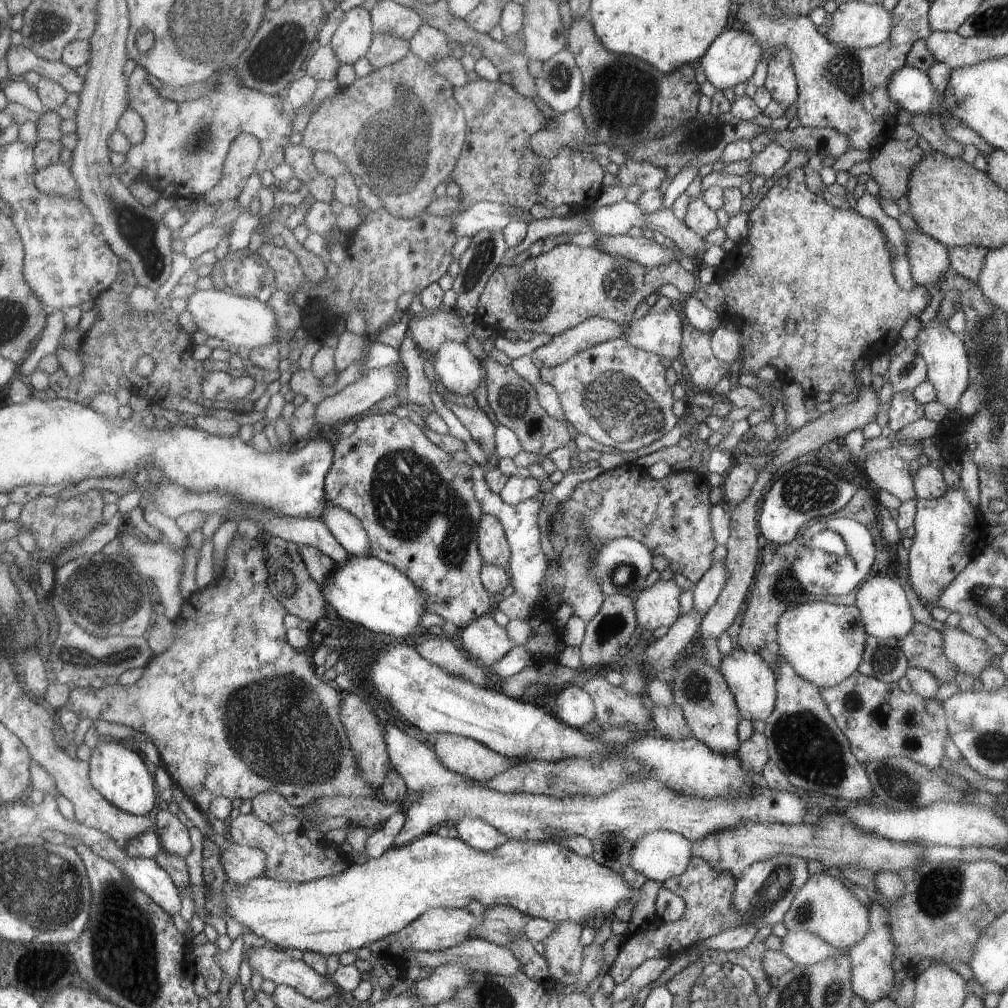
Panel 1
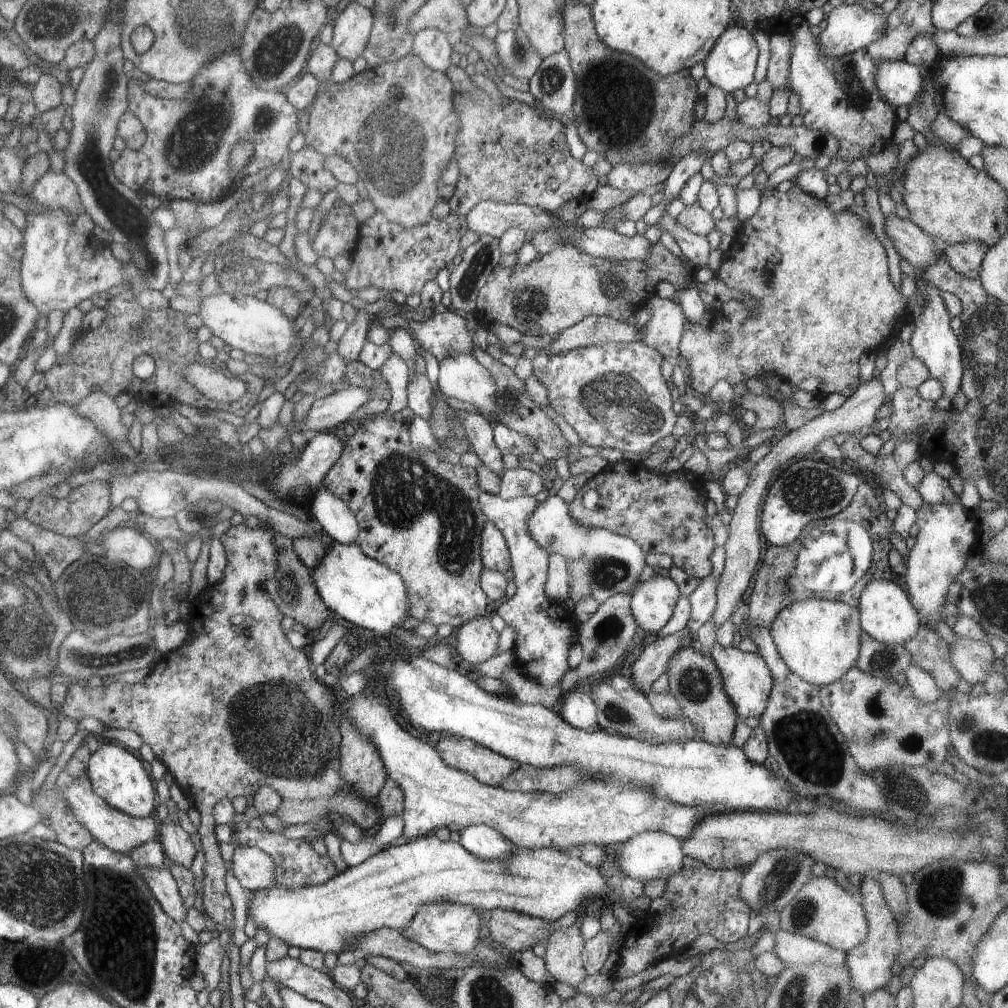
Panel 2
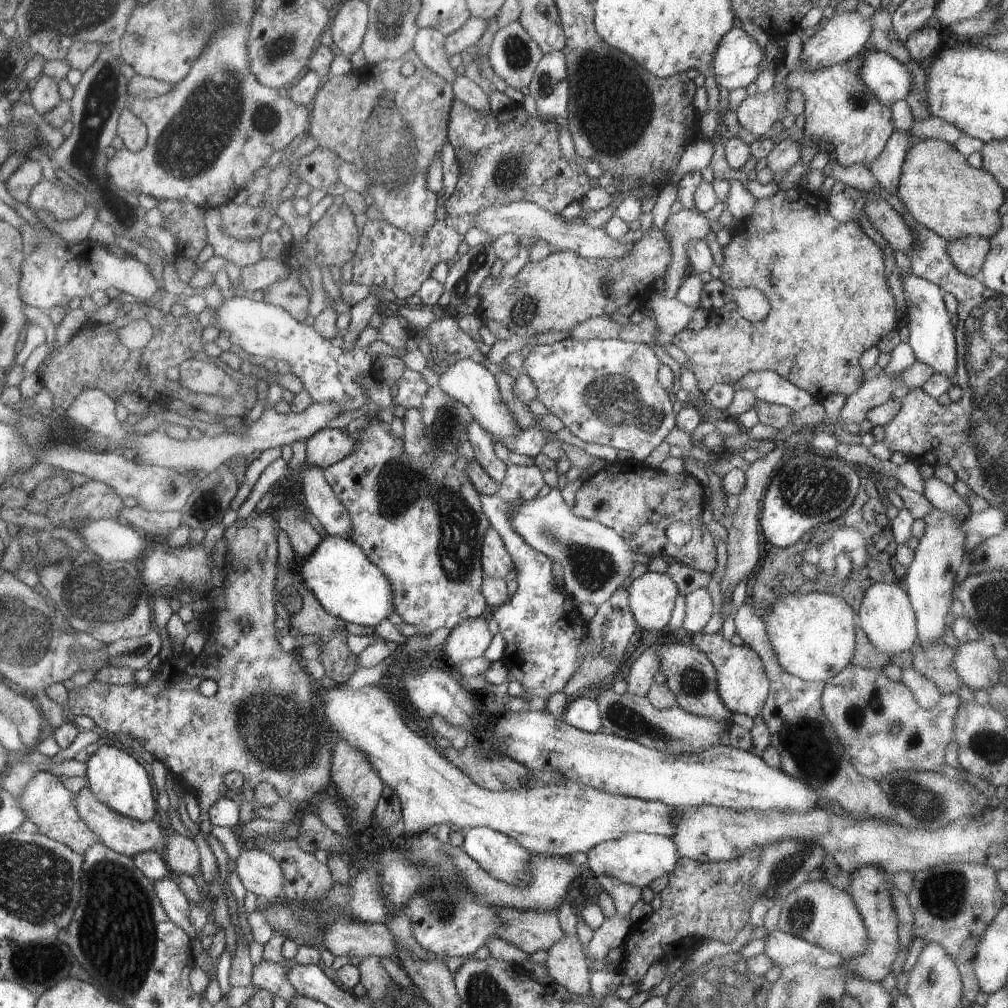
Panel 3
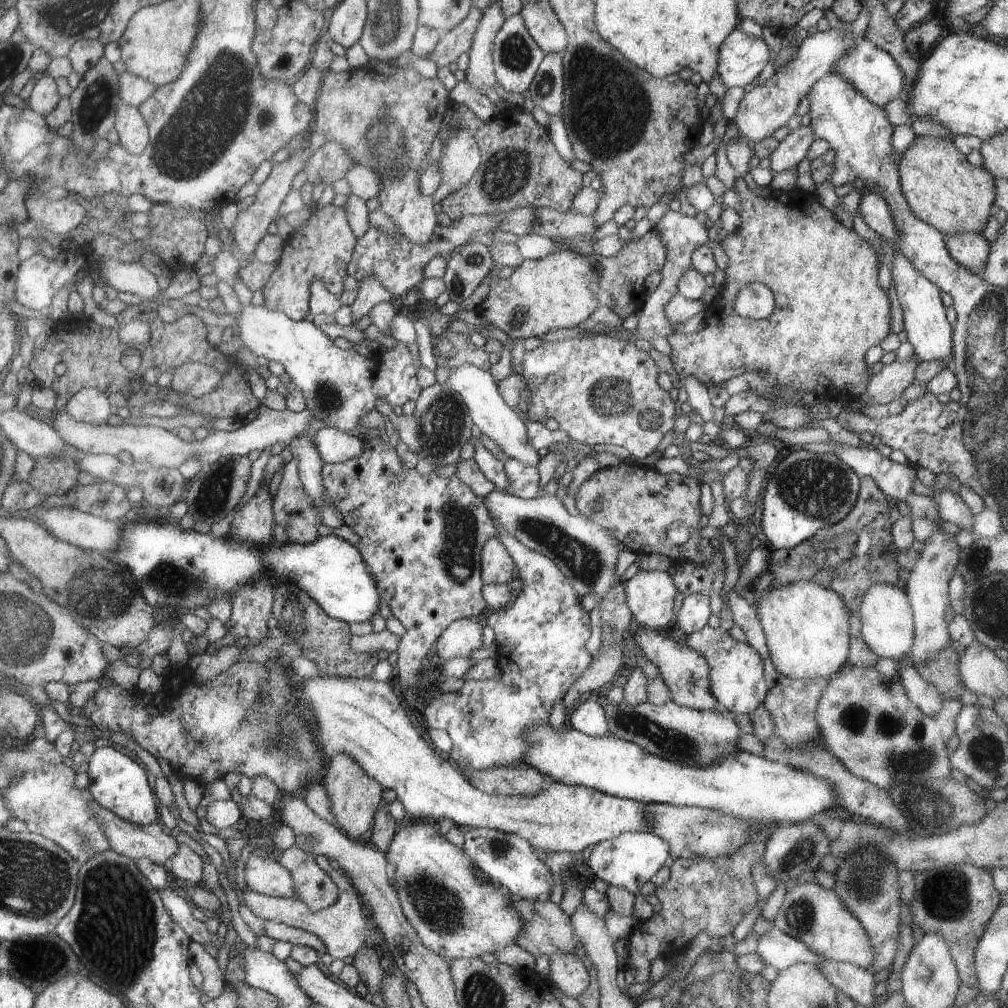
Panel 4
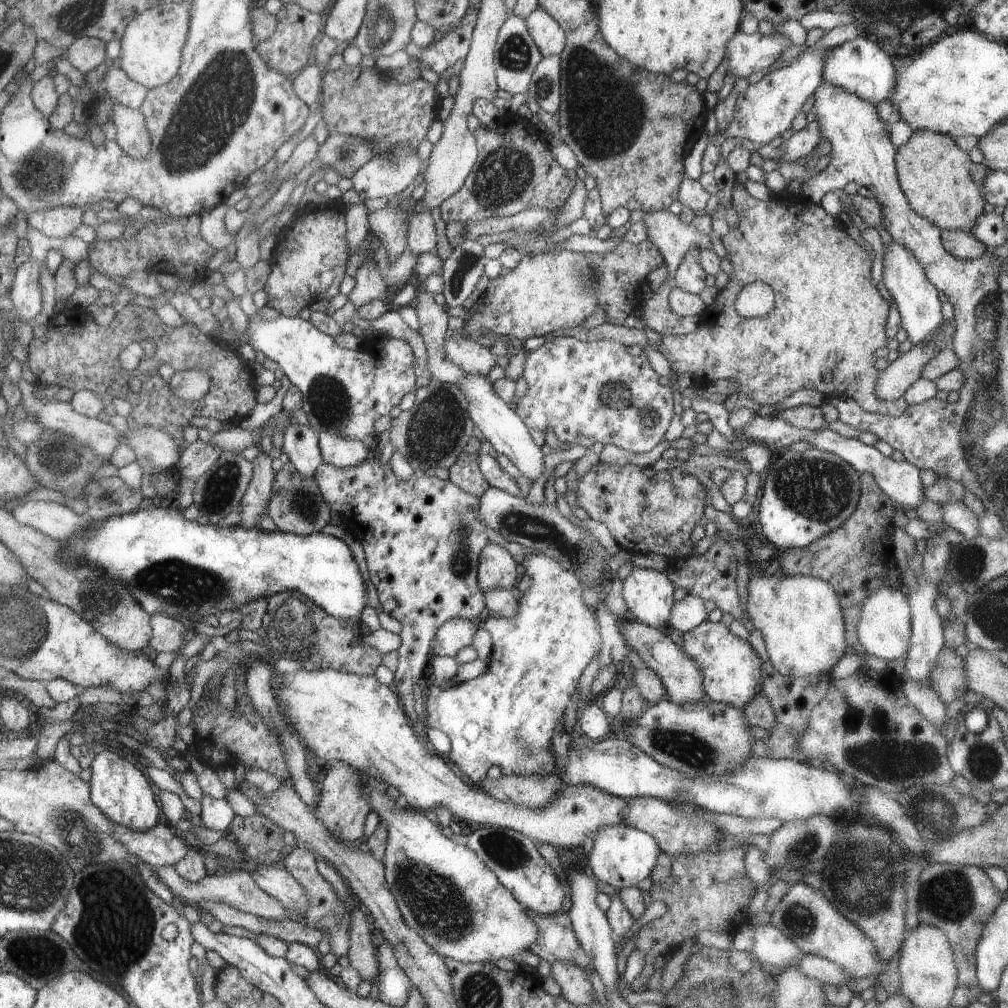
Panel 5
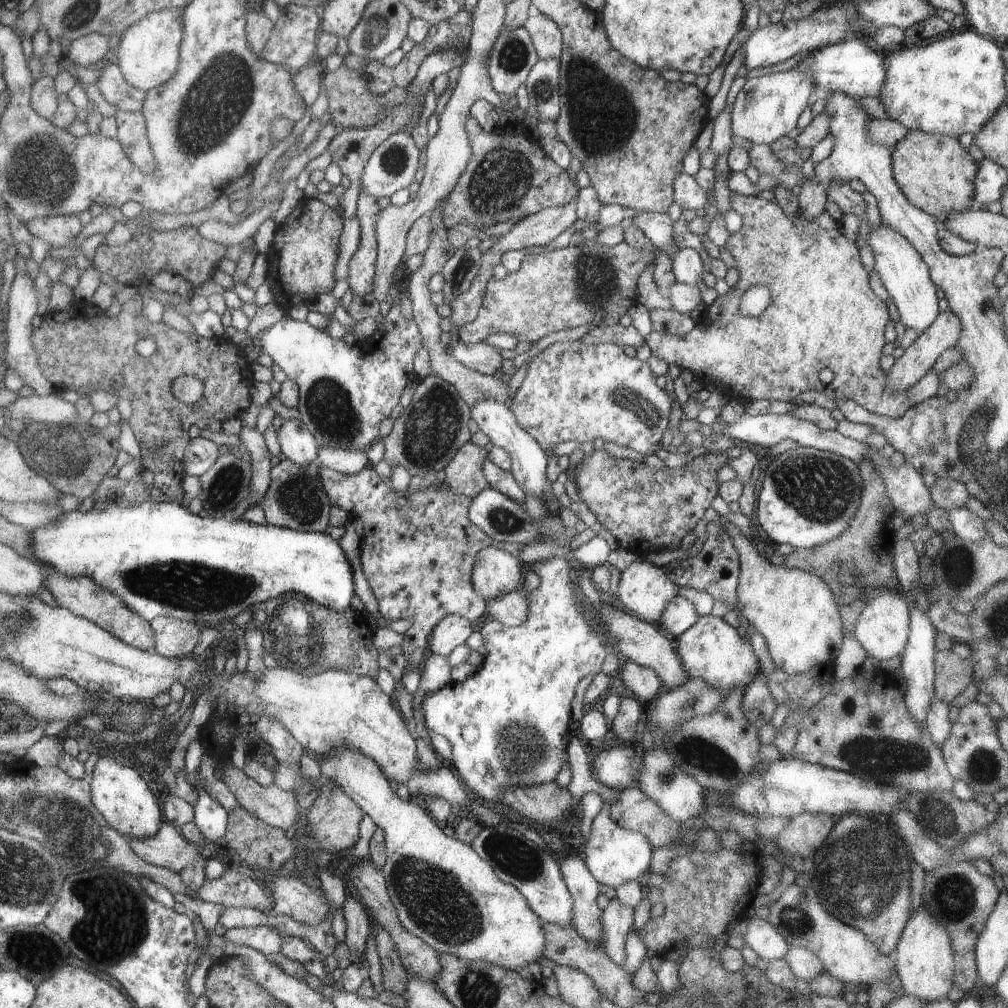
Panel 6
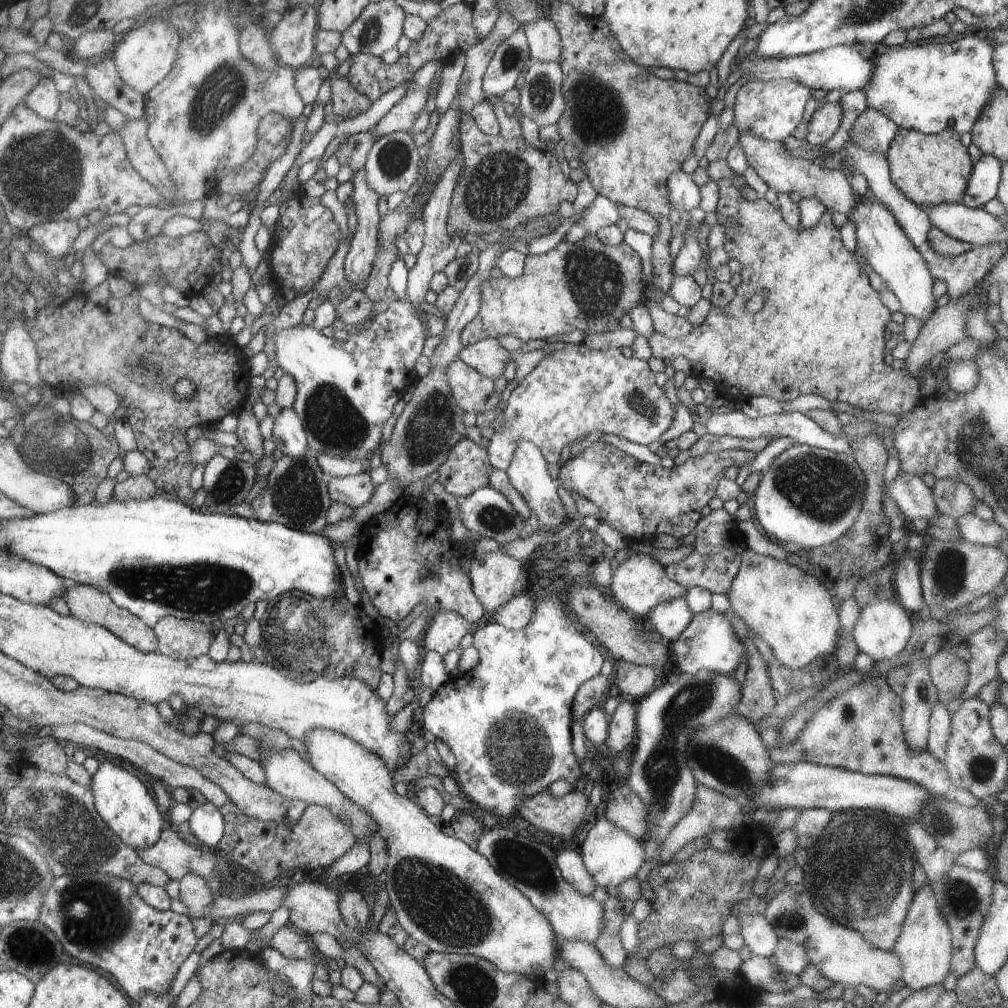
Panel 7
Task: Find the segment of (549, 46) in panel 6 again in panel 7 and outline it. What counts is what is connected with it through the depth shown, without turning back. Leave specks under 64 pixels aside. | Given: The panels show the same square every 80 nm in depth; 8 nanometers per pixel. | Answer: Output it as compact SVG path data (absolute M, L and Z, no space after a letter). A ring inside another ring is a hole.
M547 17L532 21L522 27L525 32L529 55L533 62L558 63L562 54L561 36L556 23Z

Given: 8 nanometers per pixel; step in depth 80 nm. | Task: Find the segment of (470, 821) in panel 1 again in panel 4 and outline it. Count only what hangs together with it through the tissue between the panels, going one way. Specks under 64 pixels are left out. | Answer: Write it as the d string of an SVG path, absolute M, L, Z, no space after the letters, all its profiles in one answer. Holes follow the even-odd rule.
M486 827L463 830L463 849L471 855L475 866L490 880L500 883L509 890L515 900L538 900L544 894L552 892L554 881L548 866L536 856L534 847L525 838L514 833L505 833Z

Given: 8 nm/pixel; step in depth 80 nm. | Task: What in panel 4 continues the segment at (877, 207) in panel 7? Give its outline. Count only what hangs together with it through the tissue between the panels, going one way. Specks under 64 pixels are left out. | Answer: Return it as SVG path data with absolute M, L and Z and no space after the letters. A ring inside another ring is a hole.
M894 252L892 260L891 284L896 289L896 294L902 307L904 330L907 341L912 344L914 352L921 361L944 361L945 368L952 364L952 326L946 319L946 312L942 299L941 290L932 284L923 274L914 268L911 260L900 252Z

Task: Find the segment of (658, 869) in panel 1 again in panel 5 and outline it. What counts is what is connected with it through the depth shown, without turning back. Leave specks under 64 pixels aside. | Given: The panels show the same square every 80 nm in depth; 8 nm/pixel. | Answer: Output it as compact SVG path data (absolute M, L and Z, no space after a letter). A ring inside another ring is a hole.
M606 825L593 836L593 846L587 854L587 862L597 880L610 884L619 891L629 886L637 886L640 880L651 876L660 853L662 850L659 843L651 834L626 825Z

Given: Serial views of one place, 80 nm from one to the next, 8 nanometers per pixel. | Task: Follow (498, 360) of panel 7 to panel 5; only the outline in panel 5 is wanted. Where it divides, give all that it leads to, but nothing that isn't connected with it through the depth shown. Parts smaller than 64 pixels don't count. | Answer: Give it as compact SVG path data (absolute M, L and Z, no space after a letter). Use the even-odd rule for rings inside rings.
M457 334L445 340L445 353L455 365L458 365L467 374L474 373L486 377L488 376L488 372L496 364L497 355L493 354L489 347L484 347L478 341L471 341Z

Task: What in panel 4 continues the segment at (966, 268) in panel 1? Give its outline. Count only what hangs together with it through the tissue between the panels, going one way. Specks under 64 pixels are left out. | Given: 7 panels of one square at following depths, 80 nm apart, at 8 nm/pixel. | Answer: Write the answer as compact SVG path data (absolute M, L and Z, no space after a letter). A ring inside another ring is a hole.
M982 233L945 234L943 239L956 262L978 274L985 269L990 244Z

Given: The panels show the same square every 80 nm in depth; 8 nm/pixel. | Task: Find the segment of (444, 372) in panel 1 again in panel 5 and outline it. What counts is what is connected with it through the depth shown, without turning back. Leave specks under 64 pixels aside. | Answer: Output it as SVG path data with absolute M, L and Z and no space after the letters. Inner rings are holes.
M469 373L458 385L465 394L469 407L468 414L472 419L473 426L482 431L485 440L492 444L497 454L504 454L516 465L526 478L534 482L538 481L545 469L545 455L542 447L533 439L529 428L518 416L518 413L508 406L493 389L488 376Z

